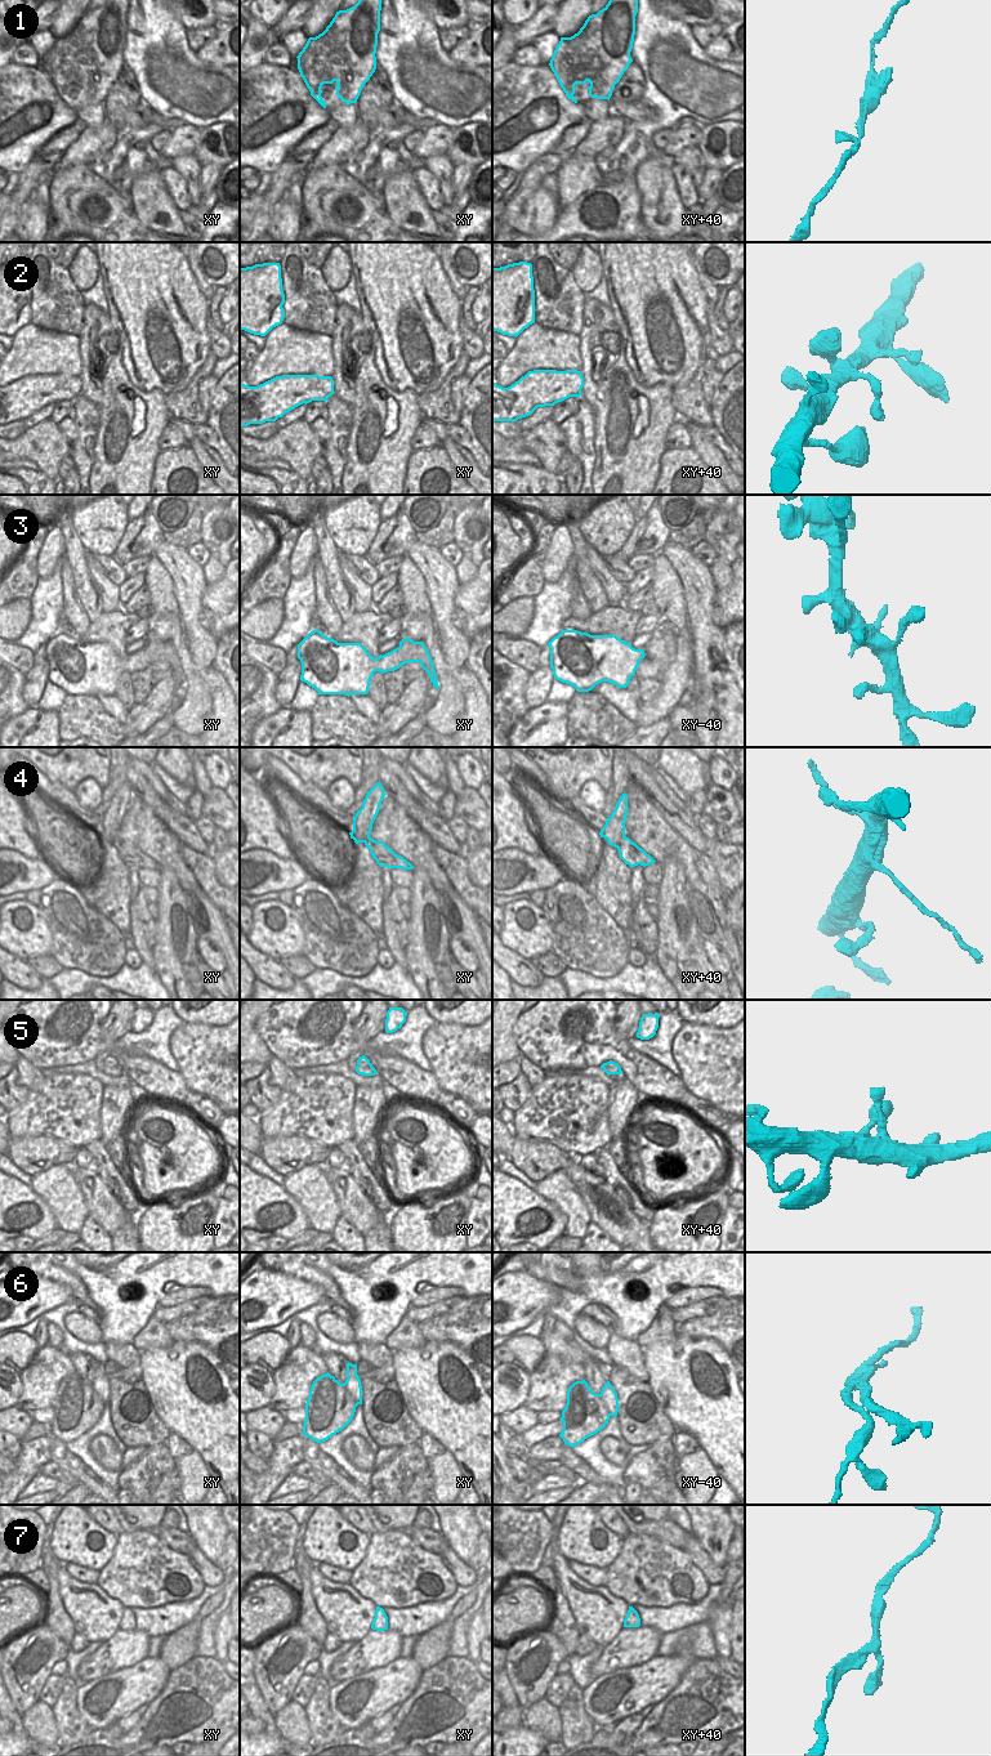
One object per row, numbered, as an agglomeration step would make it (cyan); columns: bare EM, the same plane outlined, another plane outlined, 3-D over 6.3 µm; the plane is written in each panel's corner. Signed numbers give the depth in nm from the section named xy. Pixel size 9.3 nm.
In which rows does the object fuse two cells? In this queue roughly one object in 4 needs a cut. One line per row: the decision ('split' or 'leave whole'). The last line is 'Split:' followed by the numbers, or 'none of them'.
1: leave whole
2: leave whole
3: leave whole
4: split
5: leave whole
6: split
7: leave whole
Split: 4, 6

